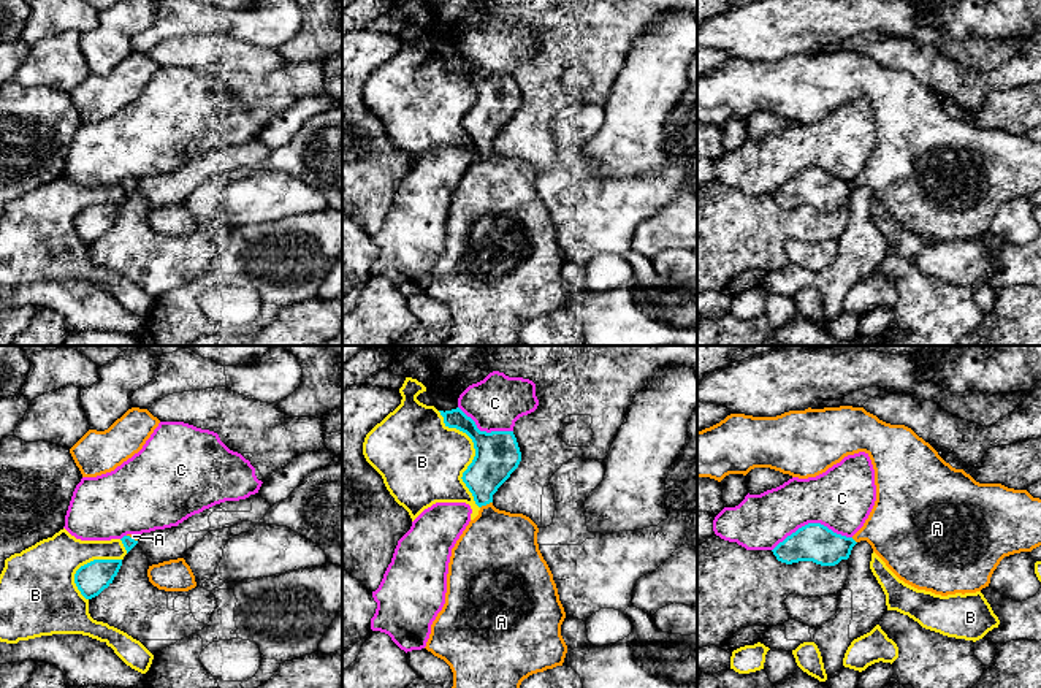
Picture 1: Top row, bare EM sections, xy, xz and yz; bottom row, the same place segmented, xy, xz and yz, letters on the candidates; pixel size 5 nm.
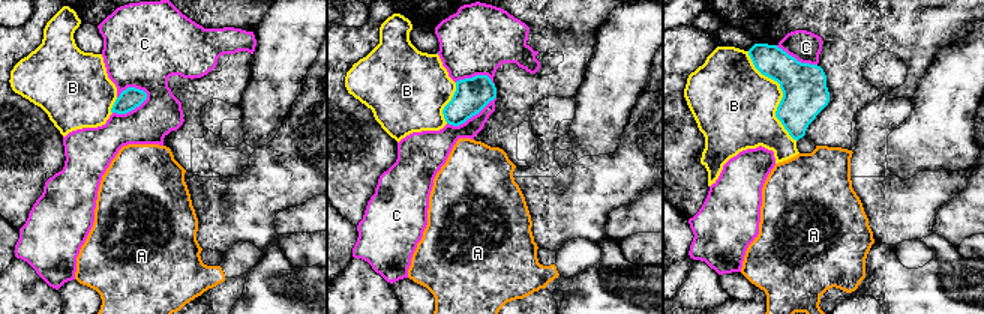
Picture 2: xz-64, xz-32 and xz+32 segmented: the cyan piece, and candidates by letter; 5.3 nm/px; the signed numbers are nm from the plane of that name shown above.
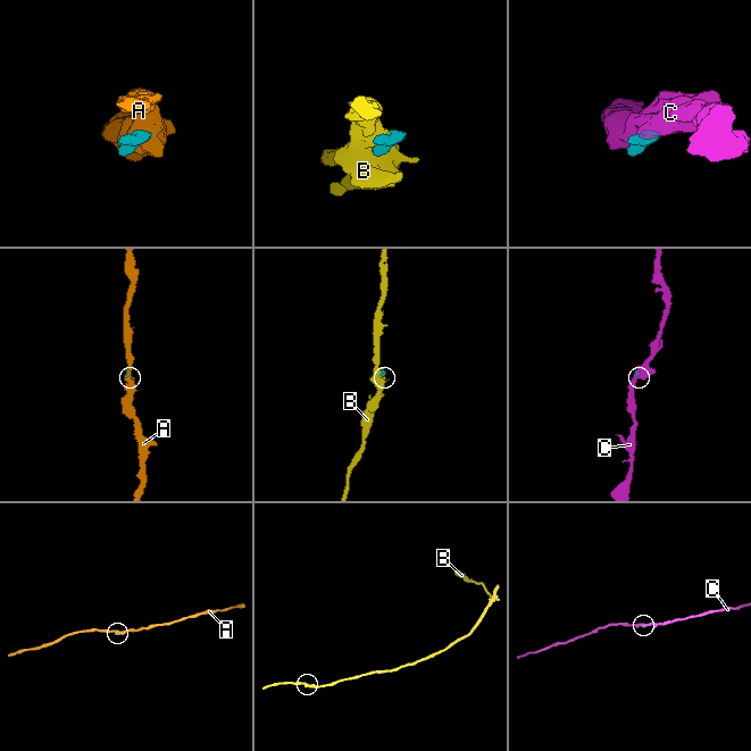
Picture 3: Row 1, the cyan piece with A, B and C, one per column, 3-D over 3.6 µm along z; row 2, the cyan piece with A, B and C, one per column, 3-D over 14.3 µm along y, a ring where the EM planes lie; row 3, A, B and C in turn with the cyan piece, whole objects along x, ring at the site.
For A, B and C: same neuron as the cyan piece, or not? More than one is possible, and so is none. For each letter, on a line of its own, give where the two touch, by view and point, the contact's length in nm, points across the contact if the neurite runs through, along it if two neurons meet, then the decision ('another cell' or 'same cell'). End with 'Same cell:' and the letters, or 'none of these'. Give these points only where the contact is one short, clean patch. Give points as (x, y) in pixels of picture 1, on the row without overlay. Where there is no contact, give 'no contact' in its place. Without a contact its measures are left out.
A: contact xz (485, 149); length 70 nm; way xz (496, 102), (485, 119), (485, 149), (498, 197); same cell
B: contact xz (476, 100); length 550 nm; another cell
C: contact yz (812, 168); length 420 nm; another cell
Same cell: A

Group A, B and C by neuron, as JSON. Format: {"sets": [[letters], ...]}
{"sets": [["A"], ["B"], ["C"]]}

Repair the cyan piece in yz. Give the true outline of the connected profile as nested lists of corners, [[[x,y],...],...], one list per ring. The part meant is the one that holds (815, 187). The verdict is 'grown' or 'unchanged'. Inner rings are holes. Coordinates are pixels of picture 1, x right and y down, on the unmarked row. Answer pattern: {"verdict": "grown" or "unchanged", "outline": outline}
{"verdict": "grown", "outline": [[[808,52],[776,62],[730,59],[697,76],[697,122],[721,127],[729,119],[746,120],[754,113],[770,113],[808,124],[859,97],[870,101],[876,130],[876,146],[864,171],[846,182],[821,168],[808,168],[772,195],[778,206],[835,211],[849,203],[857,187],[867,185],[900,225],[917,235],[948,241],[981,236],[989,231],[1005,201],[1041,190],[1039,143],[1027,135],[976,127],[963,114],[946,108],[911,73],[886,68],[864,52]]]}

